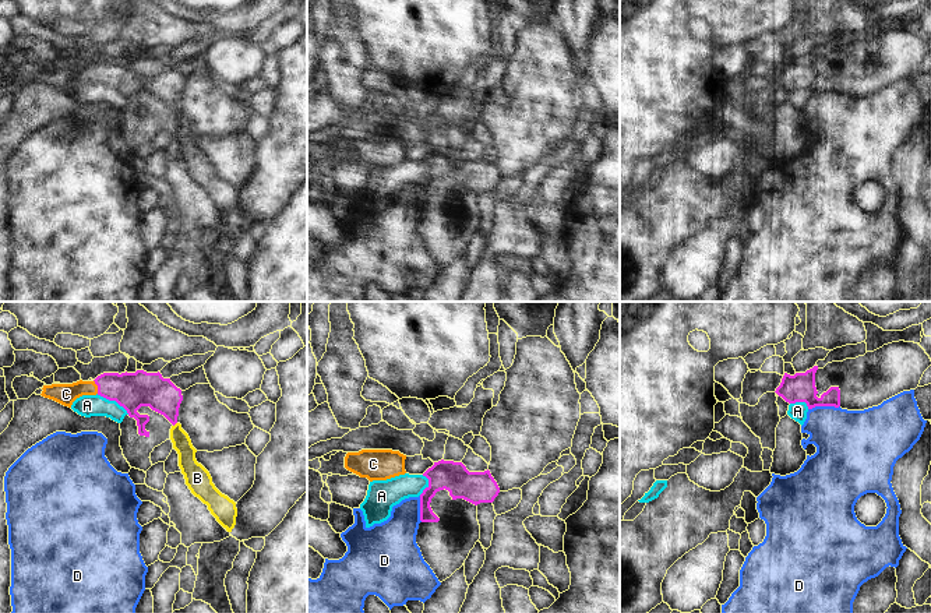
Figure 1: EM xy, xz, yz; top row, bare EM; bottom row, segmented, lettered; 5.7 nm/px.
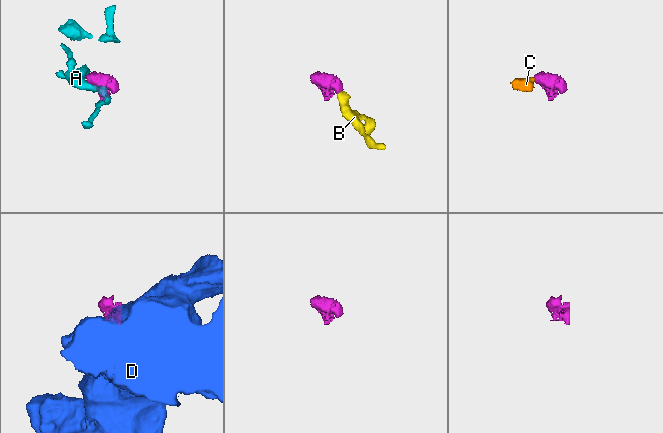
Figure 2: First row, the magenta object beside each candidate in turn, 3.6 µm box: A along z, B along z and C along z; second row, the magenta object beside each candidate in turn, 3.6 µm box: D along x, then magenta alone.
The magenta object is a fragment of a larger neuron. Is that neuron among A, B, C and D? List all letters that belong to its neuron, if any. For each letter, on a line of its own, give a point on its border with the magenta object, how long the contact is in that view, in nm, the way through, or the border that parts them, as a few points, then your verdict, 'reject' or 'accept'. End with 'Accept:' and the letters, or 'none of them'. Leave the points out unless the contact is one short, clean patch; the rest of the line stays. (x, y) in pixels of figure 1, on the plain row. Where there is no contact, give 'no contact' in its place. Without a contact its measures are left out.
A: xy (113, 87) | 220 nm | along xy (97, 81), (115, 87), (129, 101) | reject
B: xy (175, 111) | 40 nm | across xy (151, 77), (169, 95), (175, 111), (182, 130) | accept
C: xy (98, 74) | 80 nm | accept
D: yz (824, 92) | 190 nm | along yz (839, 92), (813, 94), (808, 97) | reject
Accept: B, C

